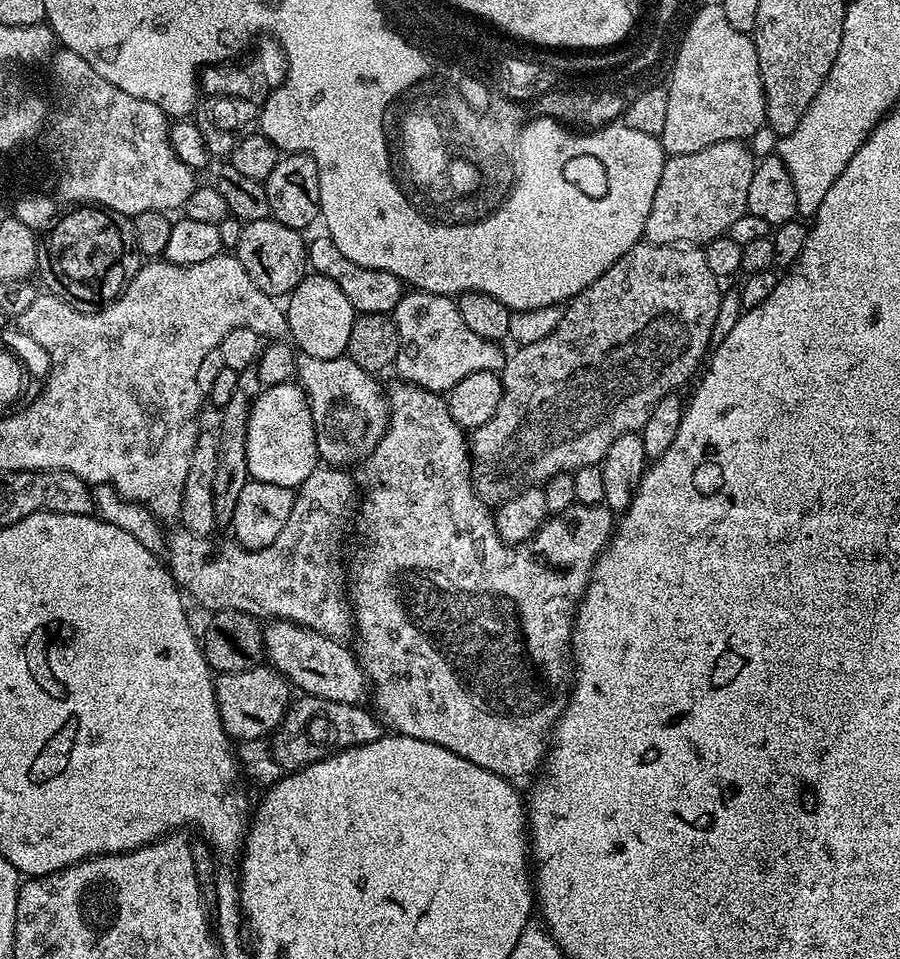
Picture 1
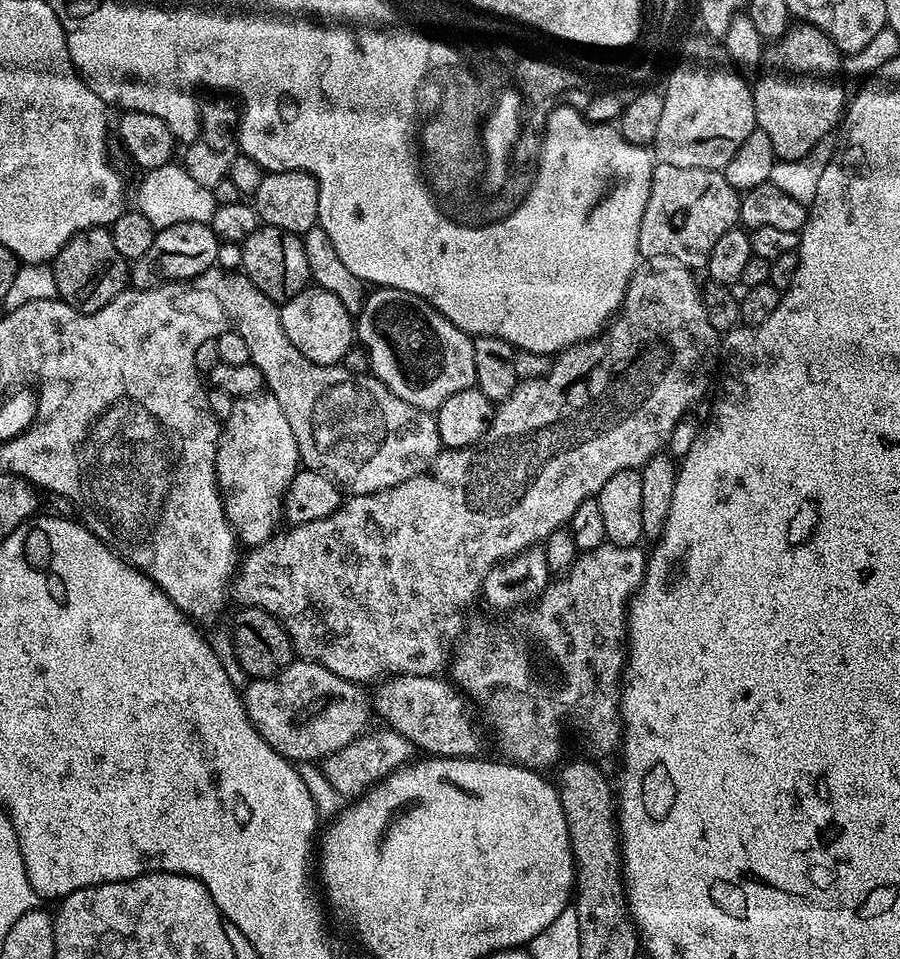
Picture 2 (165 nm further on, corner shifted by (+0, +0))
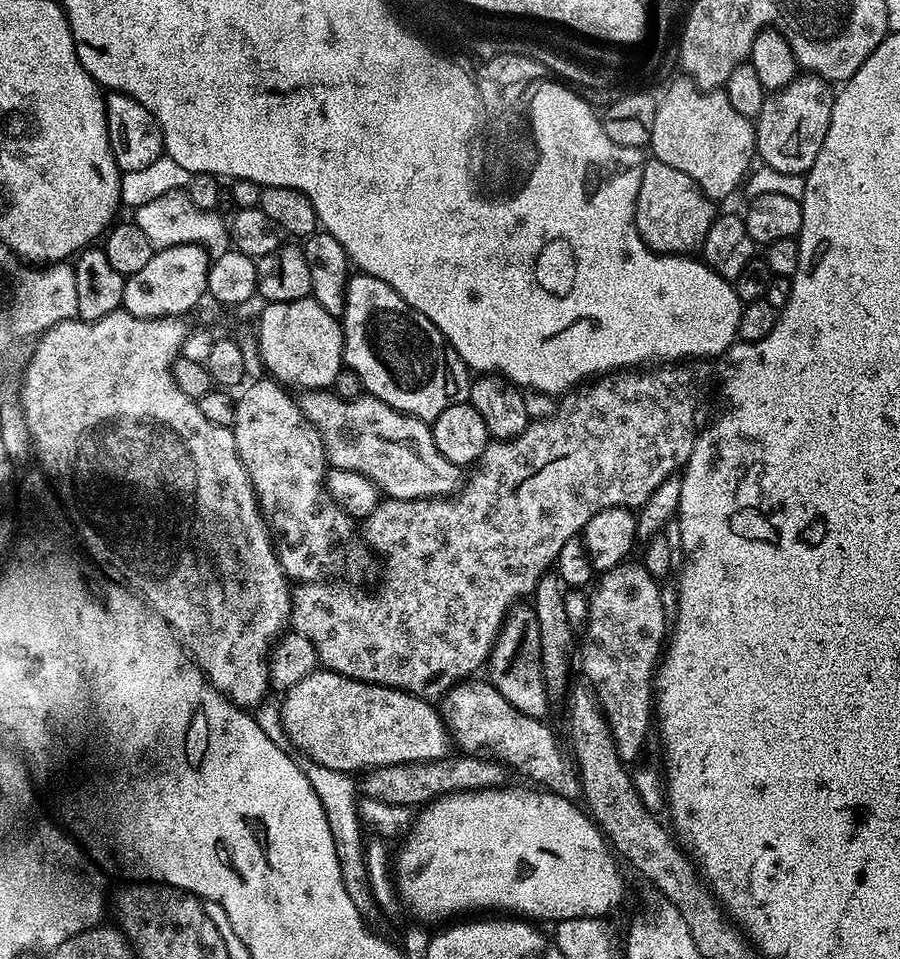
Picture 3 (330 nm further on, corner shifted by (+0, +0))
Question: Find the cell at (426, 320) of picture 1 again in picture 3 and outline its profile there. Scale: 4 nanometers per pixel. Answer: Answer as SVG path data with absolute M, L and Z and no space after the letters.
M363 274L349 275L348 285L346 286L346 306L344 307L344 315L342 317L342 327L344 330L344 363L347 367L354 369L358 374L358 378L362 378L362 386L367 395L376 396L379 400L384 400L386 406L390 406L399 412L404 412L408 416L416 416L425 422L436 420L438 414L442 414L442 410L446 410L450 406L469 403L472 394L473 377L470 375L470 369L465 360L456 353L454 346L448 344L448 339L440 333L438 326L434 326L434 322L430 322L430 318L426 318L426 314L414 310L414 306L405 302L390 286L386 286L386 282Z

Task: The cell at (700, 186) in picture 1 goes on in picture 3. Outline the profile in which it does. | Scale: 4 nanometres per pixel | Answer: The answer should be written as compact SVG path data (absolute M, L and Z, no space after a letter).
M652 158L645 163L642 170L642 182L638 186L638 198L636 199L636 229L644 239L645 244L653 252L661 254L692 254L692 251L703 249L704 239L710 230L712 221L716 219L718 212L714 210L713 201L699 188L682 170L674 170L674 166L666 166L666 162Z

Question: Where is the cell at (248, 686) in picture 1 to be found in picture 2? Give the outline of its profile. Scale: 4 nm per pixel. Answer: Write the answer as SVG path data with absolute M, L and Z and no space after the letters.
M296 658L277 676L265 680L253 679L243 689L242 699L254 730L258 730L258 734L262 734L262 738L266 738L266 742L274 750L278 750L278 754L293 762L320 762L325 756L342 750L369 731L368 723L374 720L374 704L369 693L367 696L360 688L363 687L359 683L326 670L326 666L316 664L313 660Z

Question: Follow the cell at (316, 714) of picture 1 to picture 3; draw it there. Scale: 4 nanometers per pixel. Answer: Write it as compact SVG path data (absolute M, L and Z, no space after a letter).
M475 754L449 755L442 760L431 760L425 764L395 764L385 768L373 768L362 780L362 792L365 797L378 799L386 804L427 806L442 796L455 792L481 792L484 788L502 788L509 783L509 769Z

